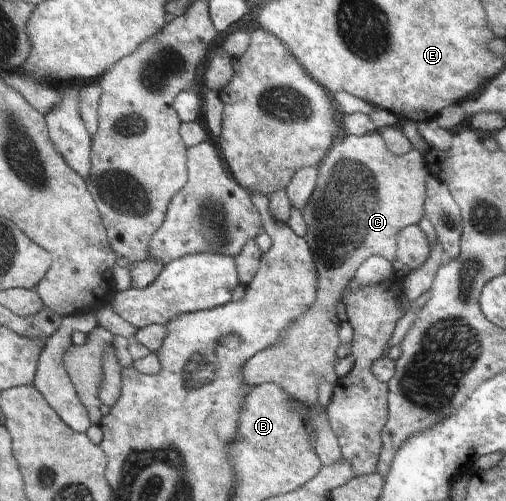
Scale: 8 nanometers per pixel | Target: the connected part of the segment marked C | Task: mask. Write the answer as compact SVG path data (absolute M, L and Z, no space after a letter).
M379 132L364 136L343 134L341 142L331 146L317 169L318 180L314 192L302 212L307 222L307 233L303 239L313 252L317 268L316 300L300 319L285 330L278 344L258 351L243 366L243 382L246 385L277 384L294 400L308 407L317 403L319 382L325 380L335 384L338 379L333 362L336 358L336 348L341 344L338 338L340 322L336 312L336 303L341 300L341 292L367 258L374 255L385 258L388 262L396 258L398 231L408 225L417 225L424 216L425 178L430 174L426 167L424 152L414 149L407 155L394 156Z

